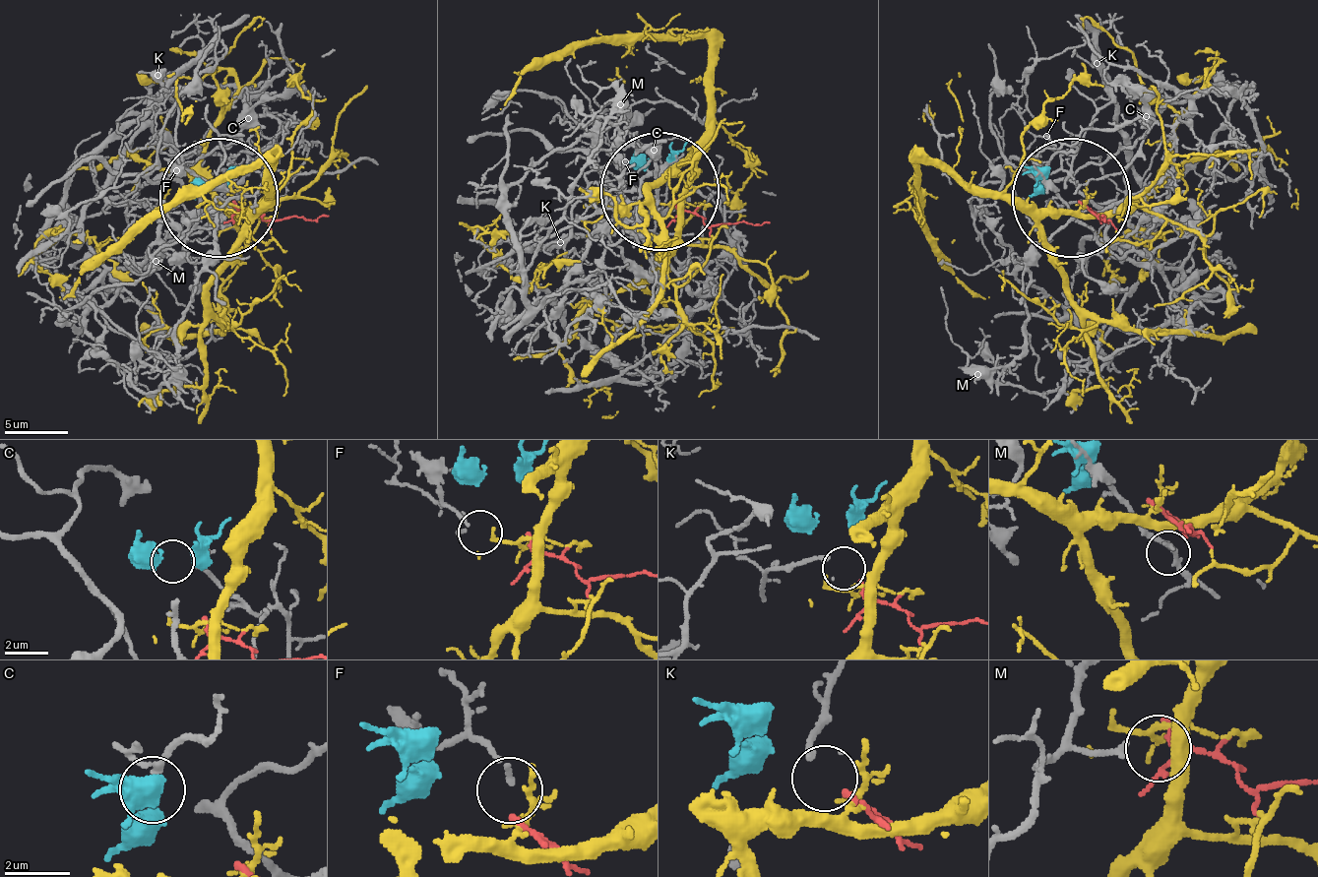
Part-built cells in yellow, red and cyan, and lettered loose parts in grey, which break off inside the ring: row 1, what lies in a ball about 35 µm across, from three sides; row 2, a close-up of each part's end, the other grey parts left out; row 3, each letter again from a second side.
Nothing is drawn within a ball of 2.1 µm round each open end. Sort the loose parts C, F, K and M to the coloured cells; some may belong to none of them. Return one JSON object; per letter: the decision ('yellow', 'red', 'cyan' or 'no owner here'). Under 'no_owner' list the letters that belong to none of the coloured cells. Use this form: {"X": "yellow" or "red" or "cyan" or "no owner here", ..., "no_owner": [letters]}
{"C": "cyan", "F": "yellow", "K": "red", "M": "no owner here", "no_owner": ["M"]}

